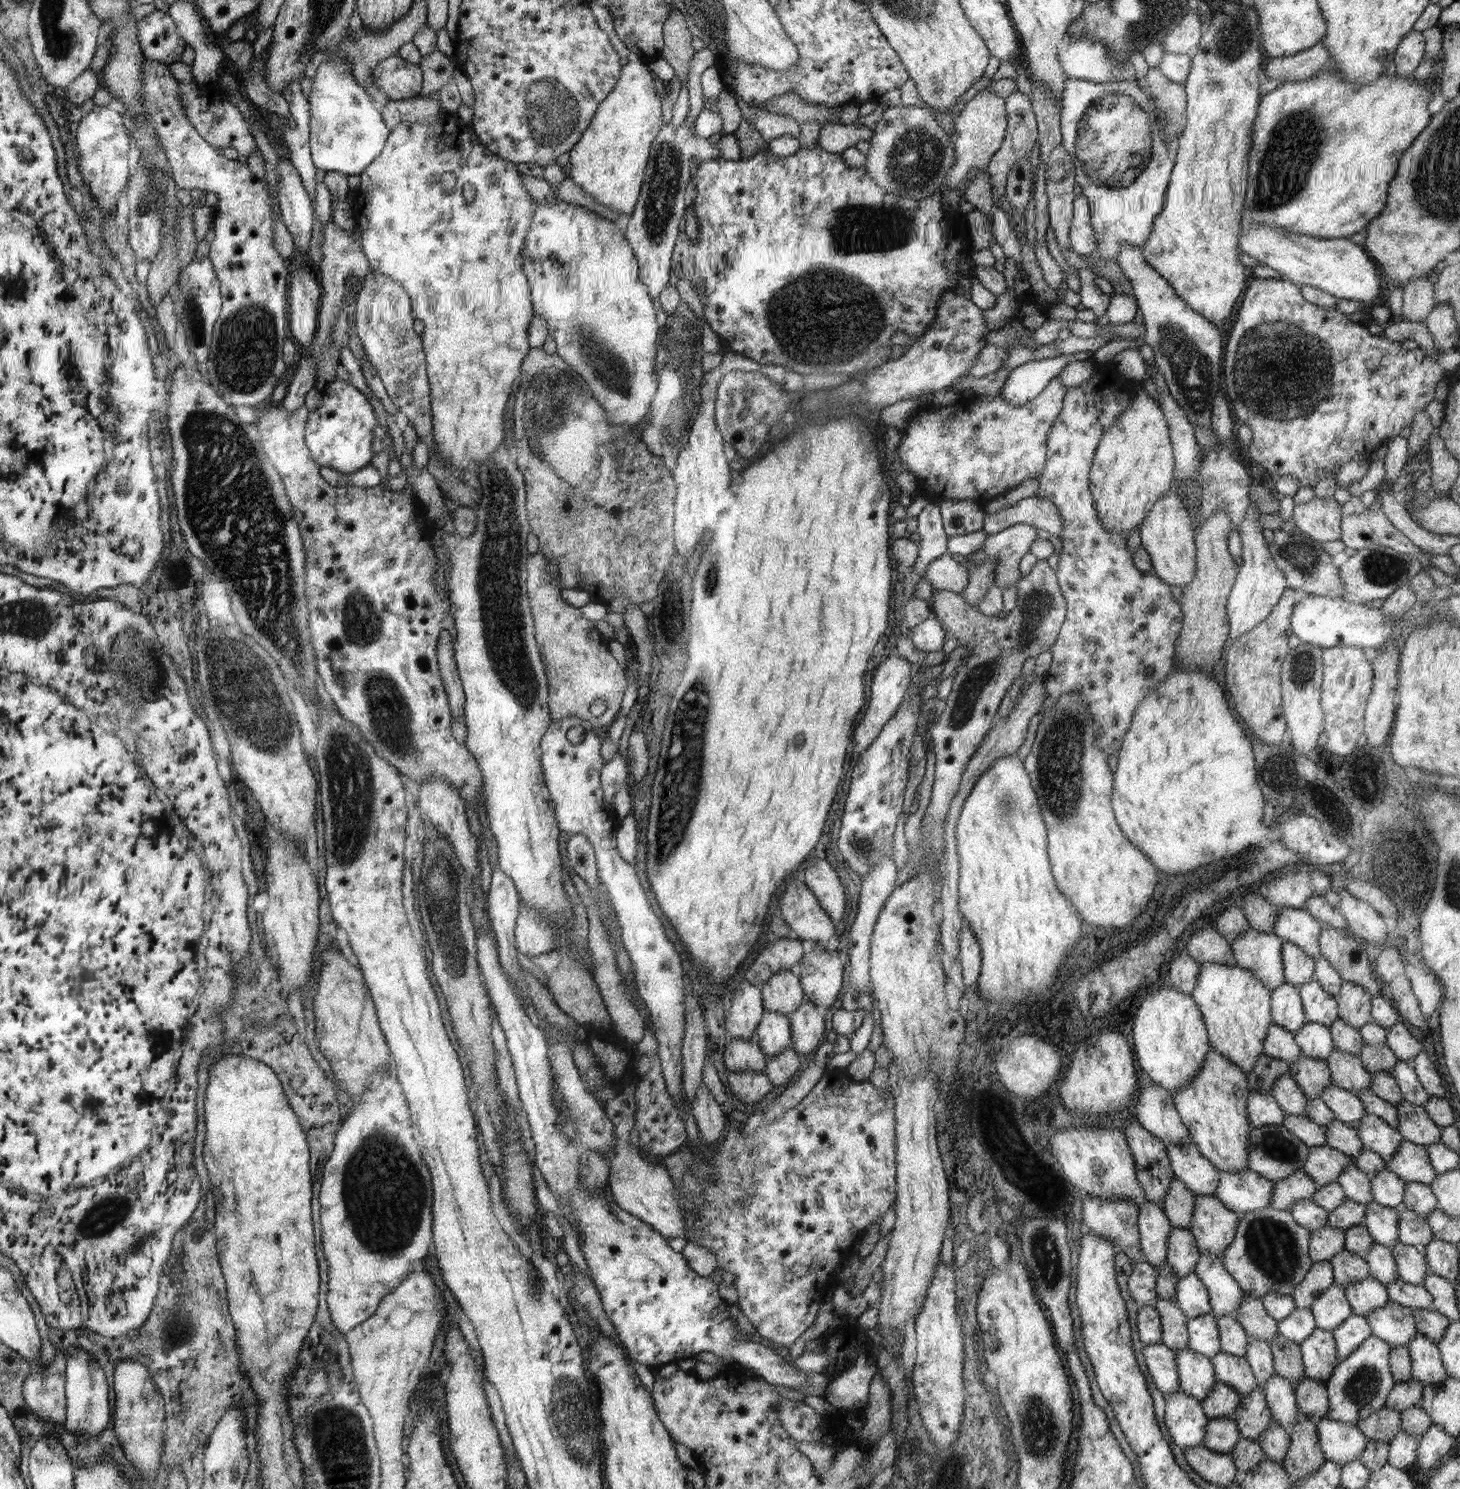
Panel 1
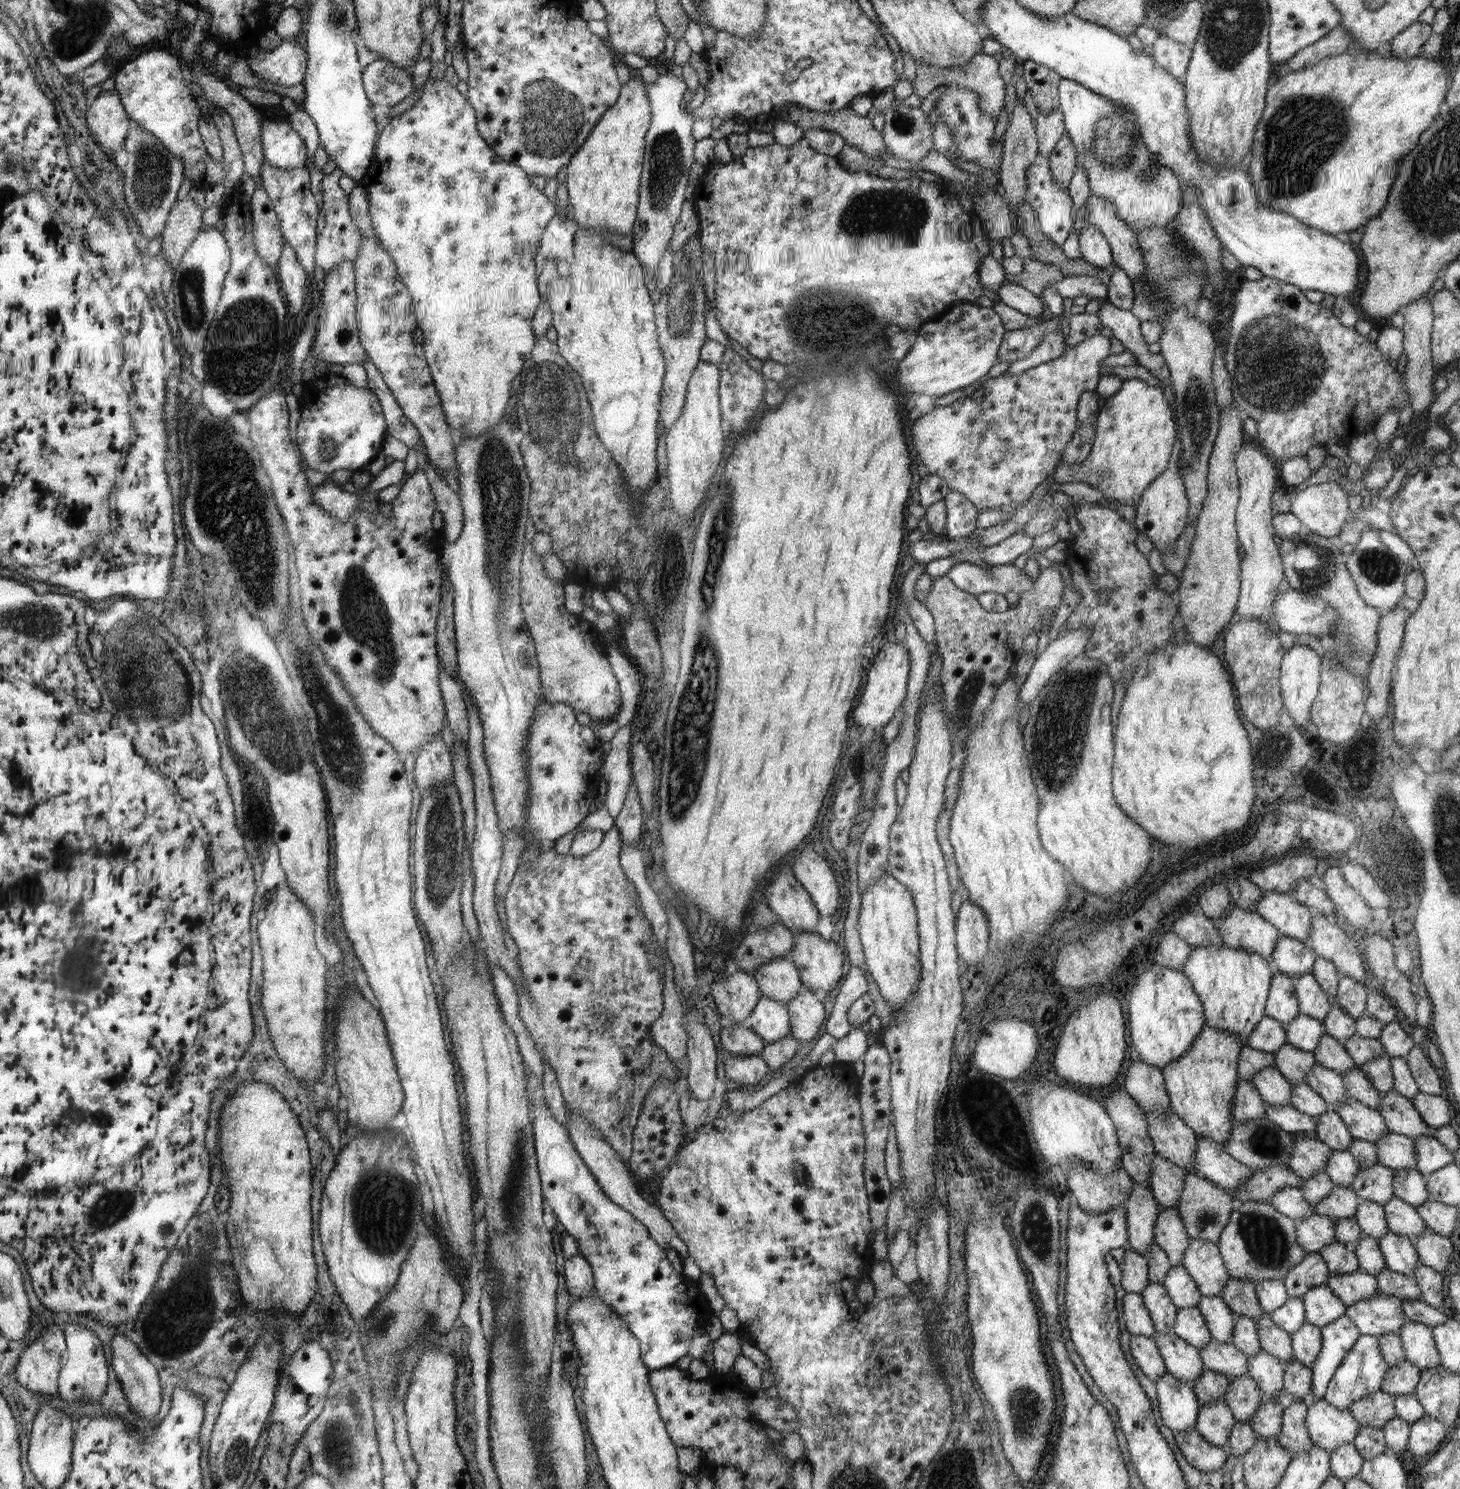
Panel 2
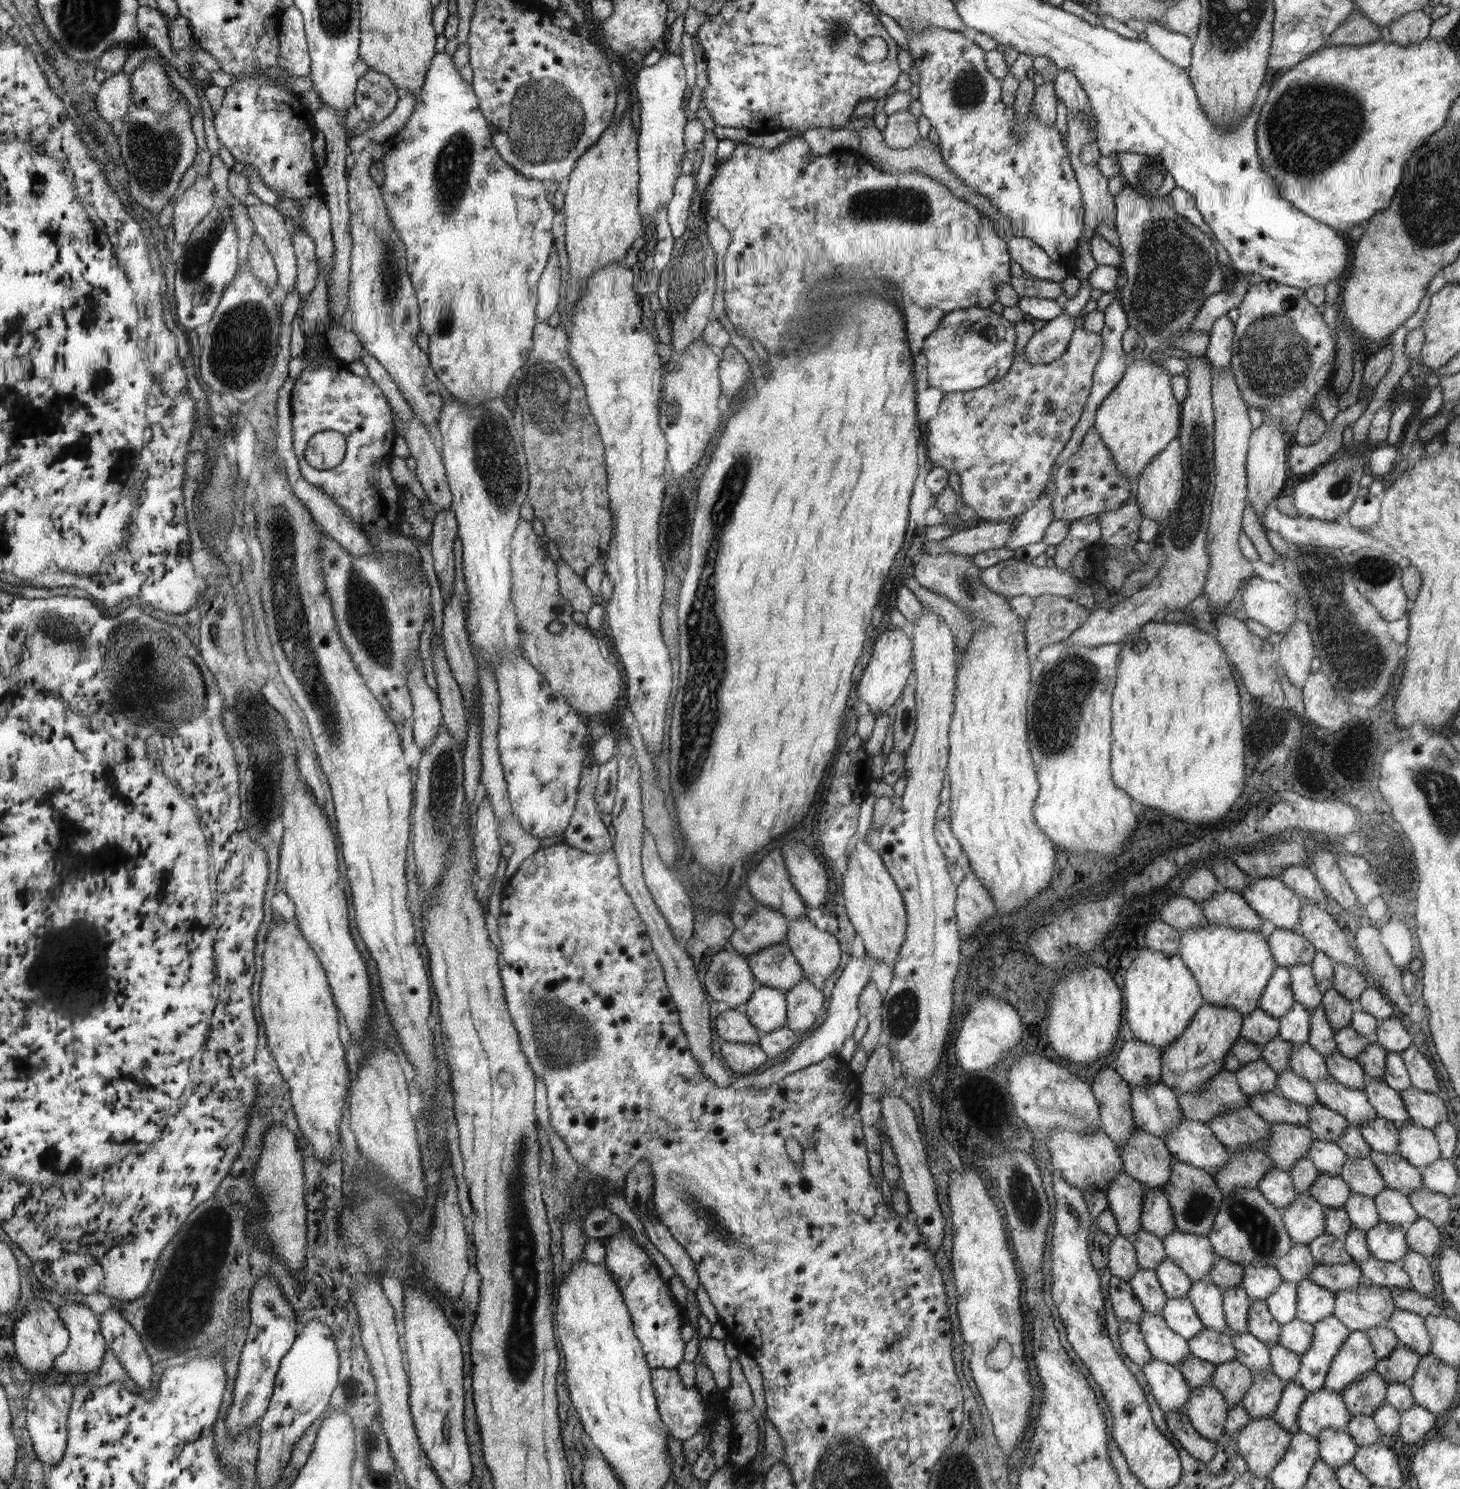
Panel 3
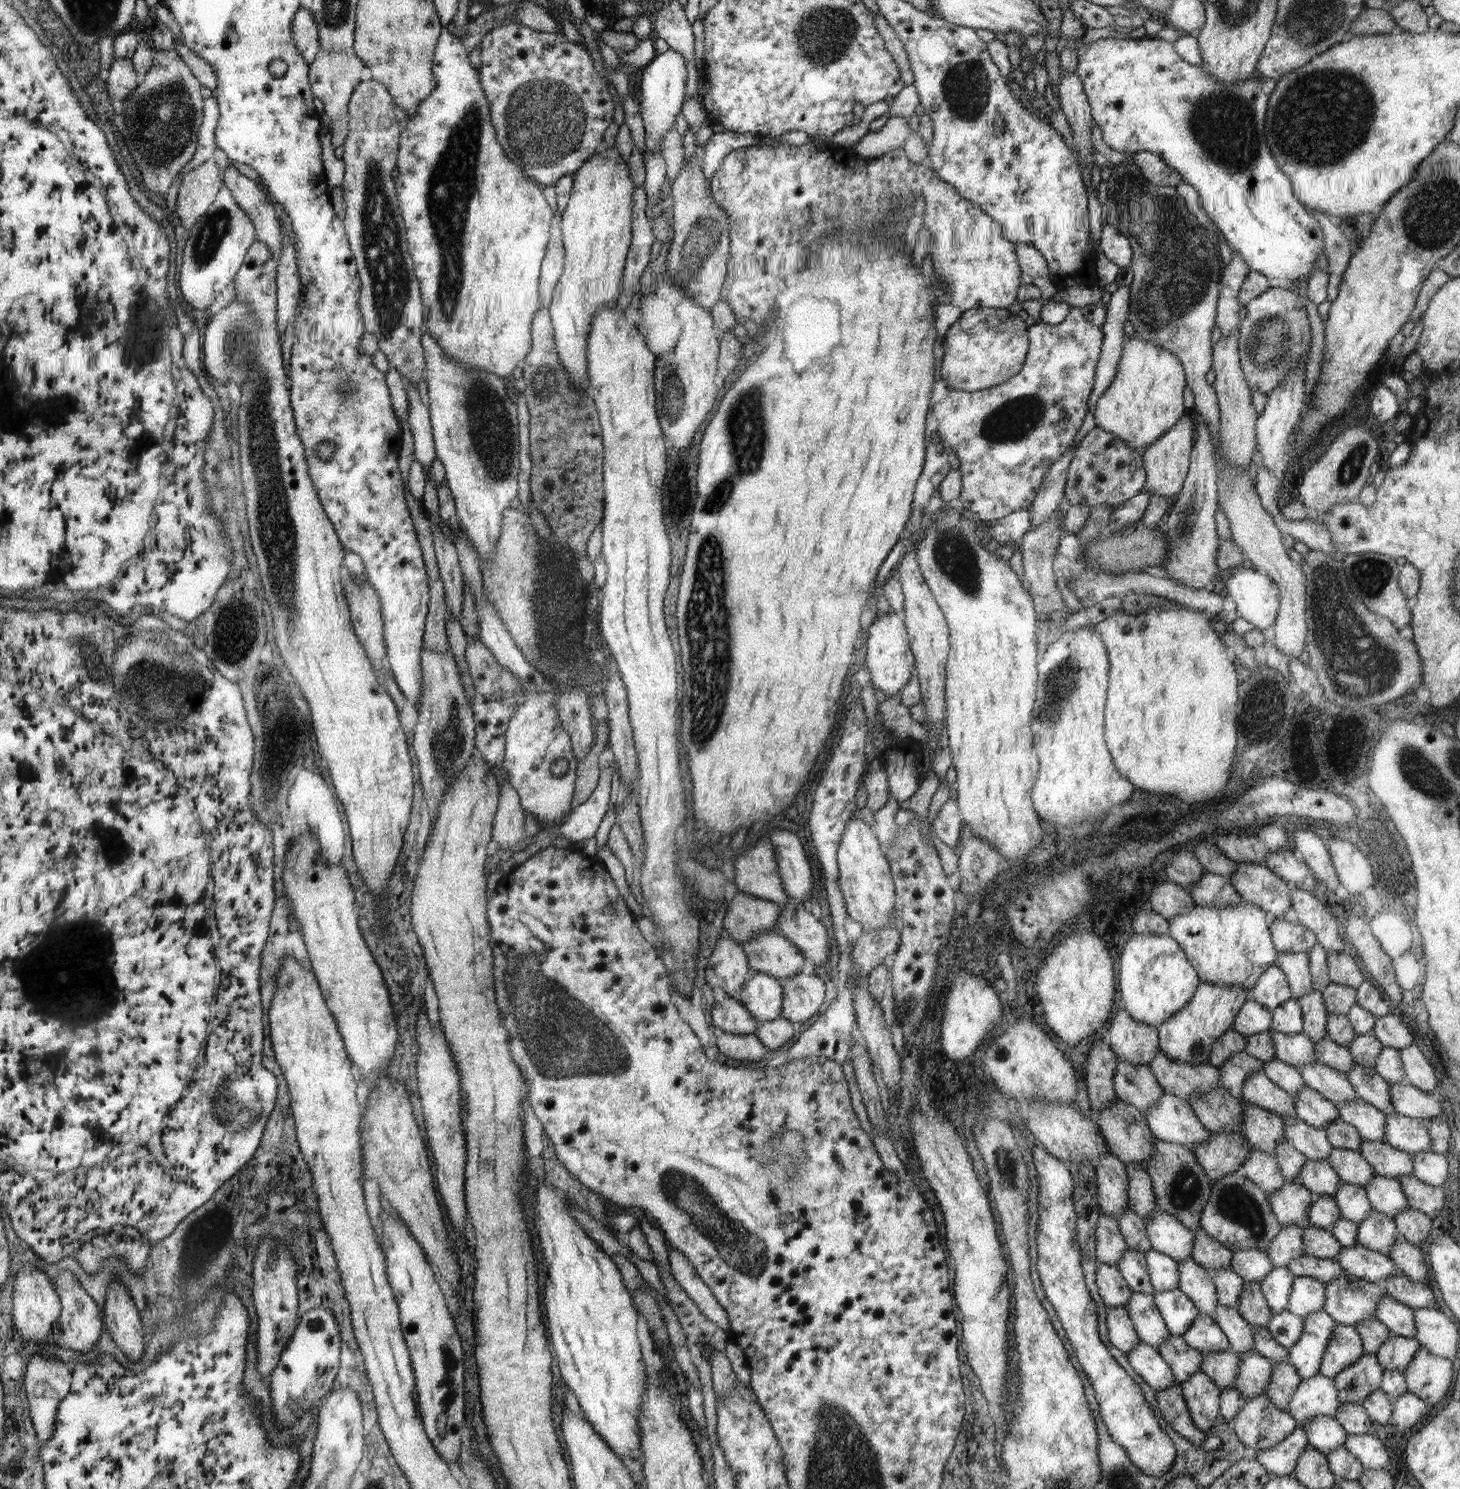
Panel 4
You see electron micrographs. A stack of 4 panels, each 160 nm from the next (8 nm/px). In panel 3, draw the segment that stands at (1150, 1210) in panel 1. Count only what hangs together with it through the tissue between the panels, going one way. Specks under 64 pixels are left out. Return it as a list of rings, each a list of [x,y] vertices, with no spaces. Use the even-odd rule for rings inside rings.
[[[1122,1171],[1106,1189],[1107,1208],[1113,1212],[1119,1234],[1130,1238],[1141,1229],[1145,1190],[1142,1183]]]

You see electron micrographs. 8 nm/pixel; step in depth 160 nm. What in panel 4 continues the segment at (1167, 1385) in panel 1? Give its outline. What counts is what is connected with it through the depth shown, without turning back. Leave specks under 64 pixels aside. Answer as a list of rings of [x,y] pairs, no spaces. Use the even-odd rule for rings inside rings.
[[[1107,1307],[1106,1322],[1110,1342],[1126,1355],[1140,1343],[1126,1307]]]

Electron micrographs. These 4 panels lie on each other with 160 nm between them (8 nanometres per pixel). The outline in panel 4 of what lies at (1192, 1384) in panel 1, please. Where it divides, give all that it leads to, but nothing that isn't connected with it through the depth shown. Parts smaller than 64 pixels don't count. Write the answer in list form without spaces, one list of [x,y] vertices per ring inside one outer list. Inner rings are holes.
[[[1133,1292],[1126,1304],[1129,1317],[1141,1342],[1159,1350],[1159,1346],[1169,1339],[1171,1334],[1154,1302],[1152,1294]]]

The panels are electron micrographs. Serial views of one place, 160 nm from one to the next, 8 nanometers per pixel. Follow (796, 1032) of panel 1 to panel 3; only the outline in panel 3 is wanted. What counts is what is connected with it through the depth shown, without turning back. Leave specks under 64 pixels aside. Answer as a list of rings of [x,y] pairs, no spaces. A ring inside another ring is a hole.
[[[804,978],[802,982],[785,992],[787,999],[787,1028],[799,1034],[810,1030],[818,1018],[818,1012],[824,1006],[824,996],[818,986],[812,986],[812,980]]]

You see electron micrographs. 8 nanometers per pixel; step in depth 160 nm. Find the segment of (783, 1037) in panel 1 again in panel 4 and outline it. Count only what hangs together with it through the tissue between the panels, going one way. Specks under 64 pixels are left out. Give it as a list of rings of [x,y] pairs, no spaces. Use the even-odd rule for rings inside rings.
[[[754,973],[738,994],[757,1022],[777,1020],[783,1010],[783,985],[767,973]]]

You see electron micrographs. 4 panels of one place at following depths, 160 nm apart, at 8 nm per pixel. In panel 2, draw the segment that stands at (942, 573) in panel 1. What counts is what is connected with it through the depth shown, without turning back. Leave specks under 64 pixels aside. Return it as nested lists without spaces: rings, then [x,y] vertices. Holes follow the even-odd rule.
[[[964,561],[955,564],[946,575],[960,590],[975,597],[985,592],[997,592],[1005,596],[1007,592],[1014,591],[1021,595],[1029,591],[1035,581],[1012,562],[981,567]]]

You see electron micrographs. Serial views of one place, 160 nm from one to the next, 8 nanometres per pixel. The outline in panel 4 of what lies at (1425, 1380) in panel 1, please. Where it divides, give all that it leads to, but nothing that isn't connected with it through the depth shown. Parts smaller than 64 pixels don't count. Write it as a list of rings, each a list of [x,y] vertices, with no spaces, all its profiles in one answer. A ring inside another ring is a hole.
[[[1385,1294],[1378,1303],[1375,1318],[1385,1324],[1393,1334],[1405,1336],[1406,1338],[1415,1338],[1414,1311],[1415,1309]]]

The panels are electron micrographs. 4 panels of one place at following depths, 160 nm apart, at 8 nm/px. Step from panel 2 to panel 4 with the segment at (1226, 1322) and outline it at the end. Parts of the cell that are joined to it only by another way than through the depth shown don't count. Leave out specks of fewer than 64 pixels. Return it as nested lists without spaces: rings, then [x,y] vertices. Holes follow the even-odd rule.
[[[1192,1257],[1178,1262],[1179,1289],[1196,1305],[1201,1314],[1215,1316],[1219,1302],[1216,1285],[1209,1270]]]

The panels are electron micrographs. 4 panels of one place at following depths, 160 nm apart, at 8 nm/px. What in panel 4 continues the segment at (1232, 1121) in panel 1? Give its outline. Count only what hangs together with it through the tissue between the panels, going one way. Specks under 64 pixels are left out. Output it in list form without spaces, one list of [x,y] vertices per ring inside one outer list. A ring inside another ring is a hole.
[[[1200,981],[1192,1000],[1189,1000],[1188,1004],[1180,1012],[1170,1016],[1168,1020],[1165,1020],[1156,1028],[1159,1036],[1159,1050],[1164,1052],[1170,1060],[1188,1064],[1206,1063],[1214,1041],[1224,1035],[1226,1031],[1231,1030],[1235,1016],[1249,998],[1250,991],[1243,988],[1243,986],[1235,986],[1235,984],[1233,986],[1225,986],[1225,984],[1208,984]]]

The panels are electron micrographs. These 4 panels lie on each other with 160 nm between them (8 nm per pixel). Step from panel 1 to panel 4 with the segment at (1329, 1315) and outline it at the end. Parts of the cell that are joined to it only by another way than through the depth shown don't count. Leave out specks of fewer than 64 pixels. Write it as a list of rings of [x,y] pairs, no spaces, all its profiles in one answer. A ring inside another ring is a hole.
[[[1296,1276],[1287,1311],[1303,1319],[1313,1312],[1323,1310],[1325,1303],[1325,1286],[1323,1282],[1309,1276]]]

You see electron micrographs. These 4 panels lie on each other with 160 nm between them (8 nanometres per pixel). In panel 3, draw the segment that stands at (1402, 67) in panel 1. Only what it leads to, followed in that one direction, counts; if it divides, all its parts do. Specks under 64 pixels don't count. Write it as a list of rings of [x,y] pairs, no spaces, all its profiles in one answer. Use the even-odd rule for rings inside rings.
[[[1423,10],[1412,11],[1398,20],[1393,20],[1389,25],[1392,42],[1400,46],[1420,44],[1423,40],[1430,38],[1430,26],[1433,20]]]

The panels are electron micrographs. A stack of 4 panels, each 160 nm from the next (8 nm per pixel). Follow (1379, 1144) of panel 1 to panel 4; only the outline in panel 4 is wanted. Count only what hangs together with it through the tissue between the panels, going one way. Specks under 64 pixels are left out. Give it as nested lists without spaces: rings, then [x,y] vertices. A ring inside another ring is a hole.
[[[1311,1062],[1299,1069],[1305,1086],[1319,1092],[1326,1100],[1338,1104],[1344,1104],[1357,1097],[1355,1088],[1348,1080],[1347,1074],[1338,1072],[1326,1064]]]

